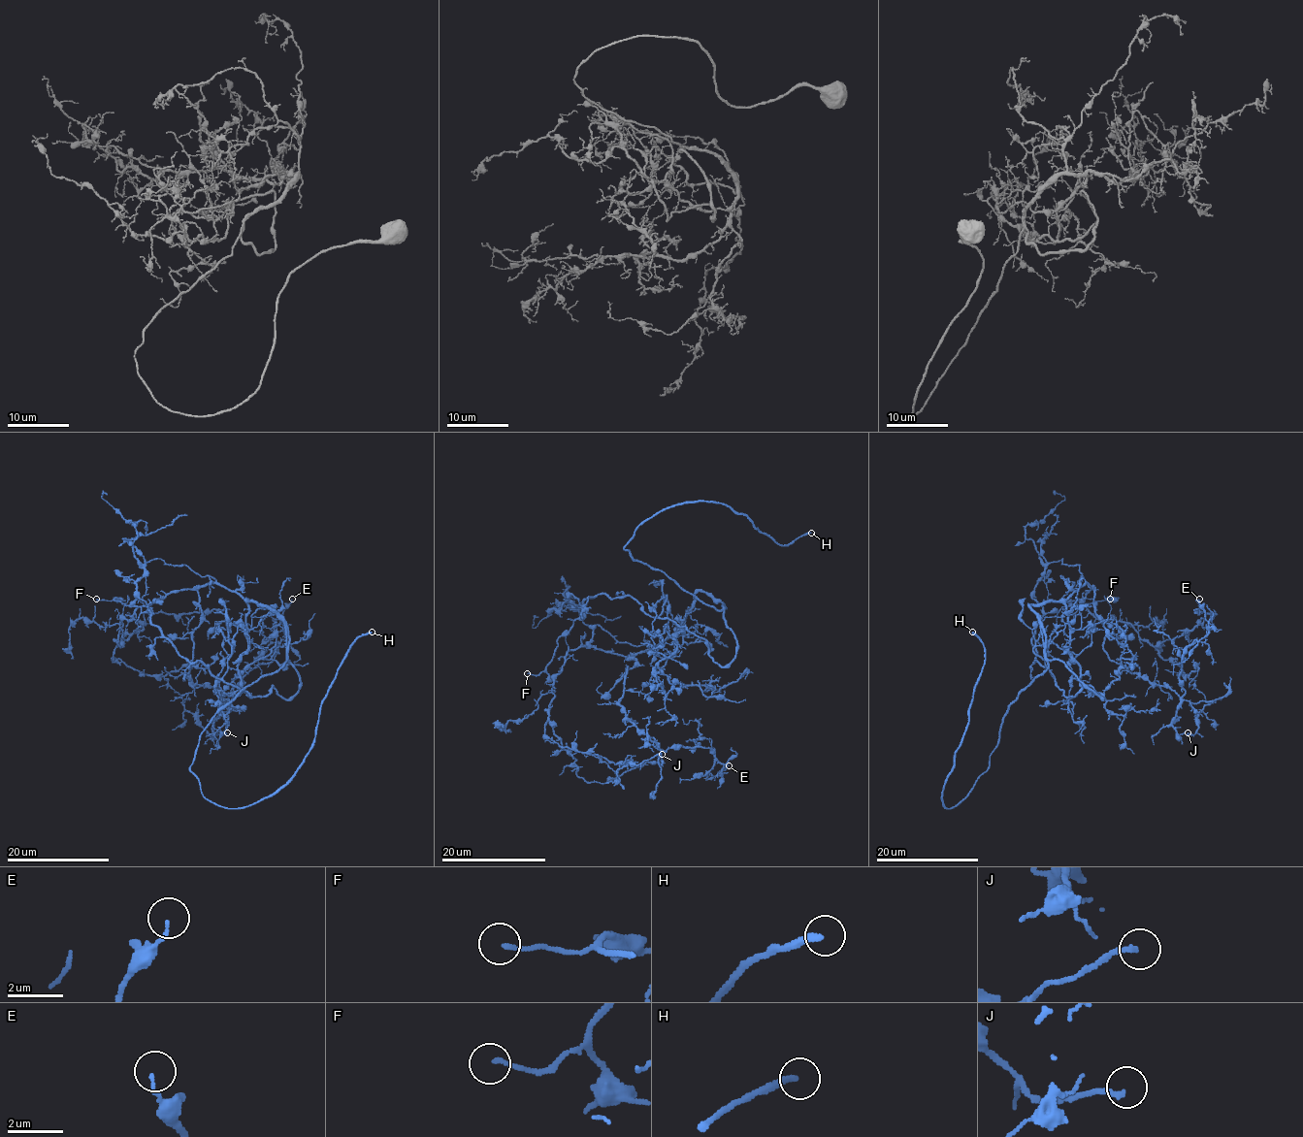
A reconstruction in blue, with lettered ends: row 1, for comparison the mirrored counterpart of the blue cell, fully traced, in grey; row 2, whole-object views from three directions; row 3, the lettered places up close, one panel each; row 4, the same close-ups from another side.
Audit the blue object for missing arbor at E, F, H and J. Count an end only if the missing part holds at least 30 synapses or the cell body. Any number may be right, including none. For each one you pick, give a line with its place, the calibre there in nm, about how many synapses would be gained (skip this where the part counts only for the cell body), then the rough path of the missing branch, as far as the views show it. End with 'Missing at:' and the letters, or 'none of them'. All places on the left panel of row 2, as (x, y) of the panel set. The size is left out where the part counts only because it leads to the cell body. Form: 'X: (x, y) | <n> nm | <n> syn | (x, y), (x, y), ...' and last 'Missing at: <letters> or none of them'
H: (372, 632) | 240 nm | (372, 632), (384, 630), (392, 638), (407, 638), (429, 623), (432, 613)
Missing at: H

